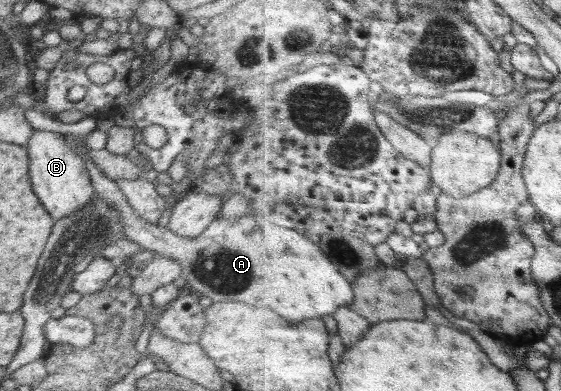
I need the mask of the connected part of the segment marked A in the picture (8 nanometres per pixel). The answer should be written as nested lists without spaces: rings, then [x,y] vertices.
[[[72,134],[62,135],[62,138],[84,160],[92,186],[96,194],[103,198],[113,209],[118,210],[124,225],[124,234],[128,240],[136,242],[144,250],[154,250],[157,256],[174,258],[182,267],[182,277],[186,279],[186,290],[199,294],[202,298],[212,299],[212,302],[246,302],[258,308],[274,308],[284,318],[292,322],[304,322],[310,318],[334,316],[340,306],[352,307],[357,301],[354,284],[340,272],[338,266],[323,251],[320,243],[312,242],[306,234],[299,230],[289,229],[274,223],[259,223],[258,219],[250,214],[235,219],[217,218],[213,220],[196,238],[181,237],[174,234],[167,226],[146,222],[134,212],[124,193],[112,178],[108,178],[98,164],[91,160],[87,153],[85,139],[71,138]]]

